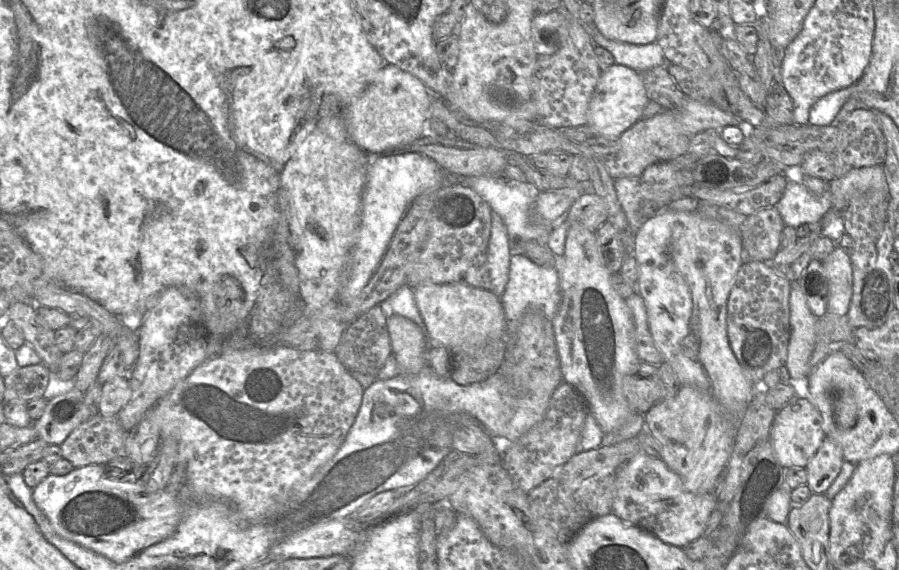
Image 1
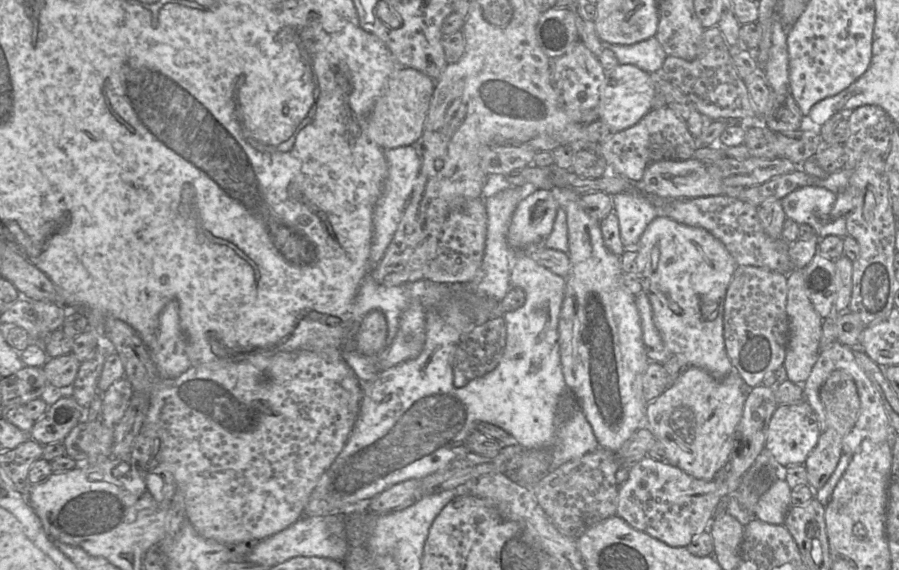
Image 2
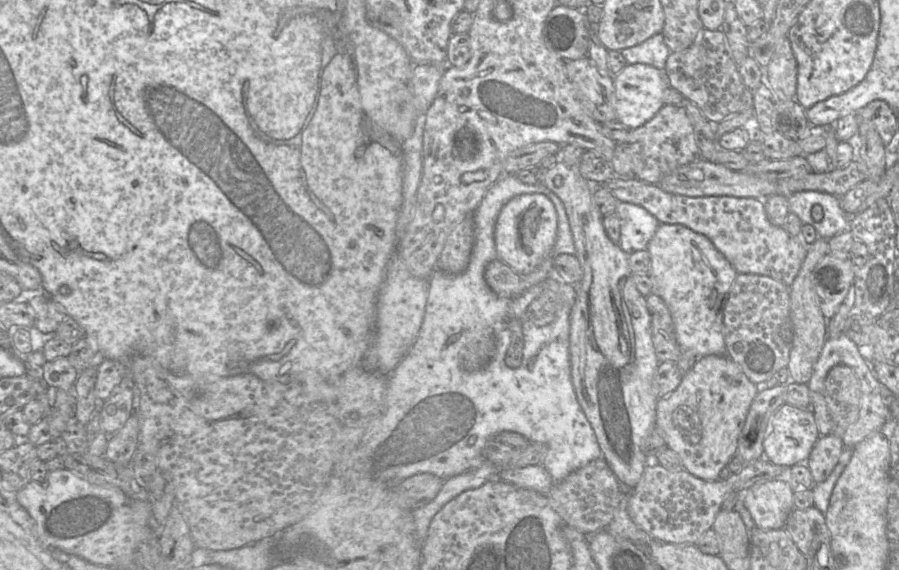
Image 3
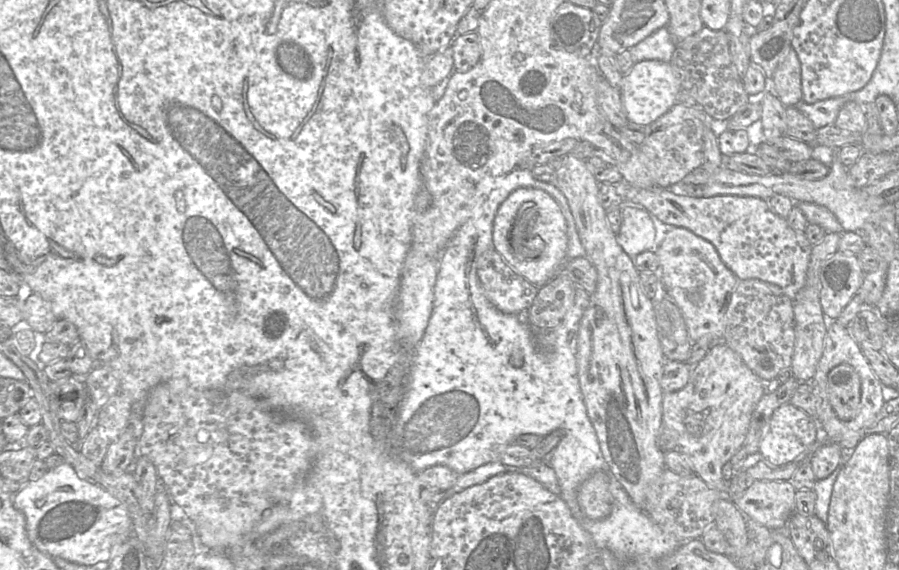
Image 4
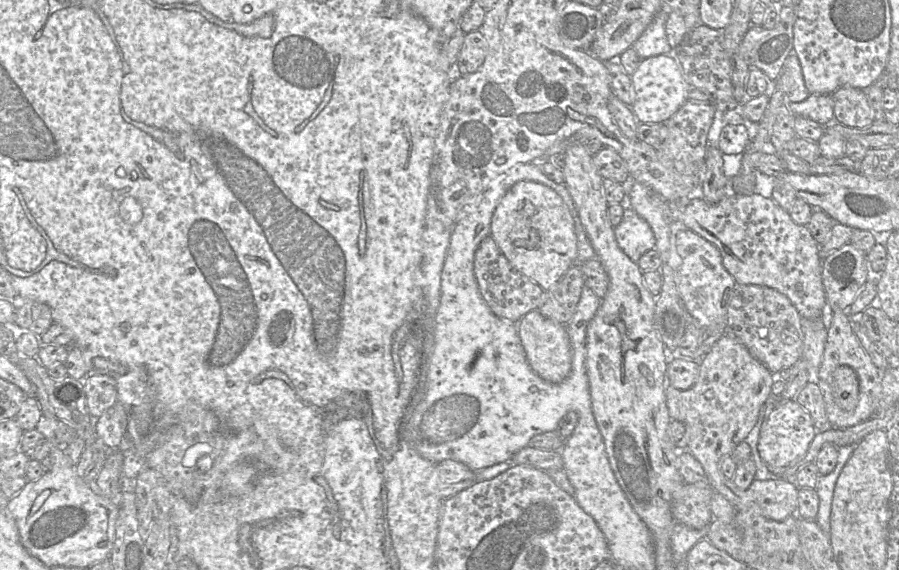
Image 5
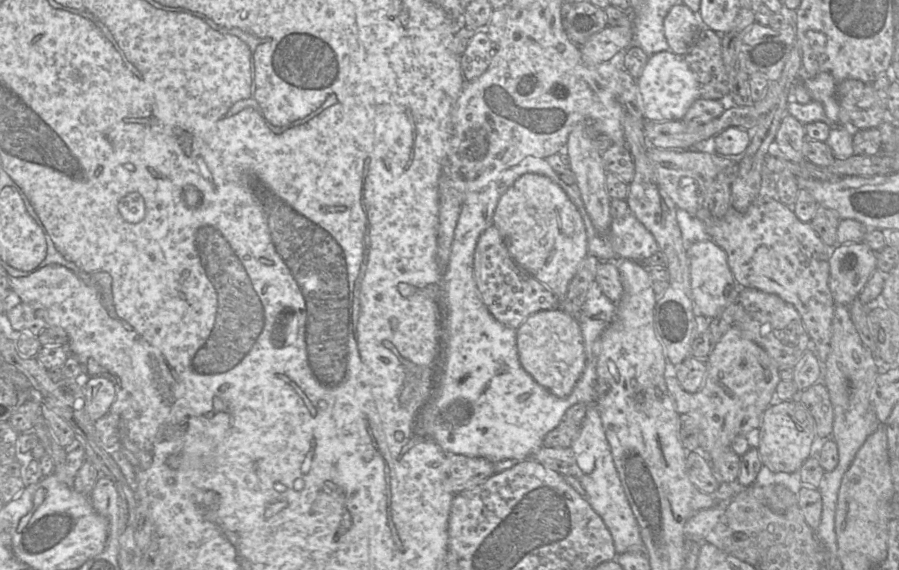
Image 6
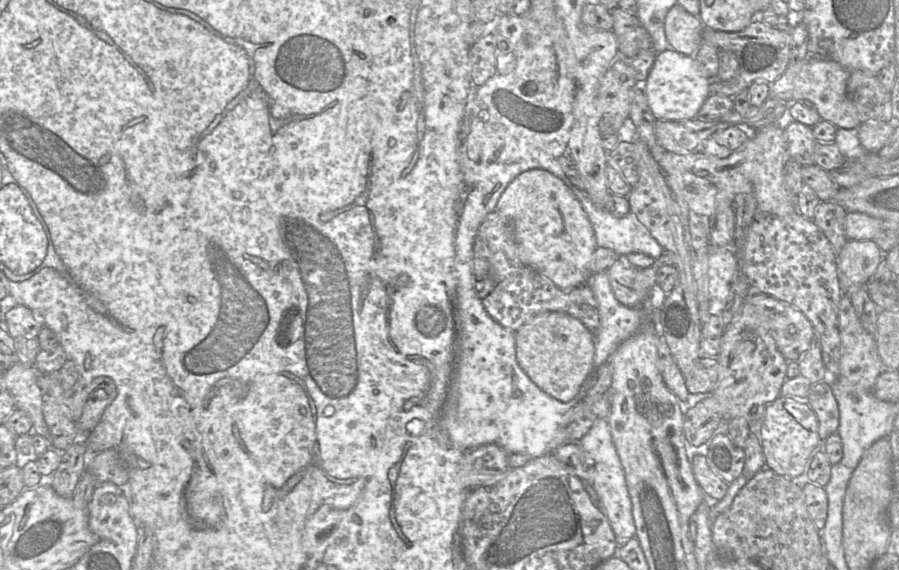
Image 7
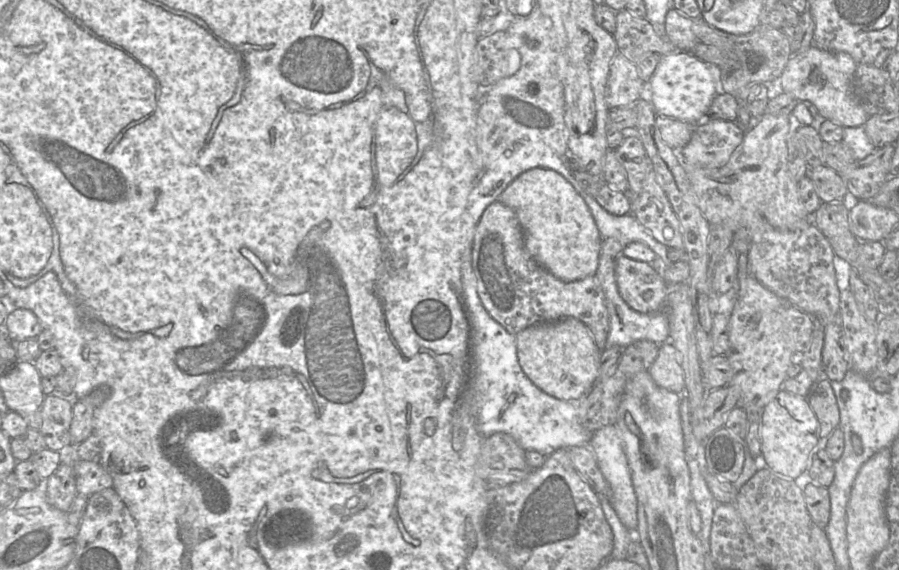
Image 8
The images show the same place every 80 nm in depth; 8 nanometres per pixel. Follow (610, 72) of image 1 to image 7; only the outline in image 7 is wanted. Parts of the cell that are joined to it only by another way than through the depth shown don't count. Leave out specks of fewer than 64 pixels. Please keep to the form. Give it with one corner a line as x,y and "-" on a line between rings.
670,49
657,53
647,79
640,85
656,120
691,120
696,118
699,109
710,95
709,84
710,81
699,73
697,63
691,56

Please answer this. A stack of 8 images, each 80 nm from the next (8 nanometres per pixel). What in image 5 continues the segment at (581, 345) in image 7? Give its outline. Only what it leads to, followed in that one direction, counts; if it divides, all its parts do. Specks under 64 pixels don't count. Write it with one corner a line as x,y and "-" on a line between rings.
538,310
524,315
518,324
518,334
531,369
543,380
560,383
570,374
573,349
566,326
543,316

